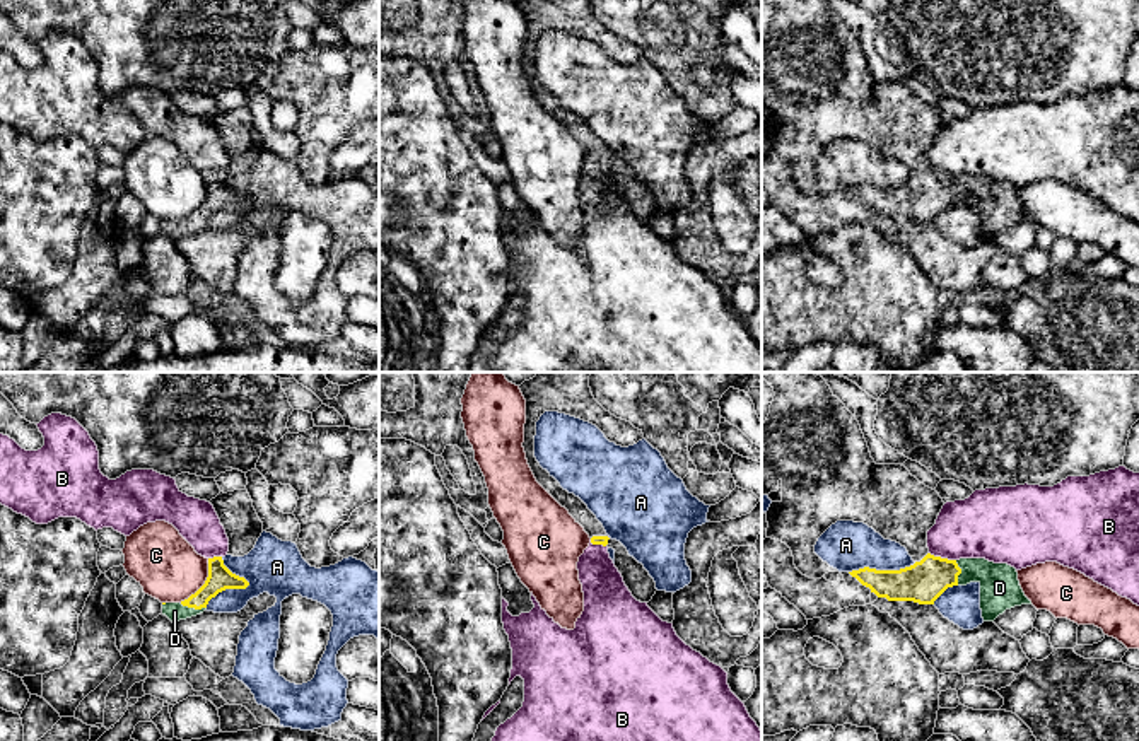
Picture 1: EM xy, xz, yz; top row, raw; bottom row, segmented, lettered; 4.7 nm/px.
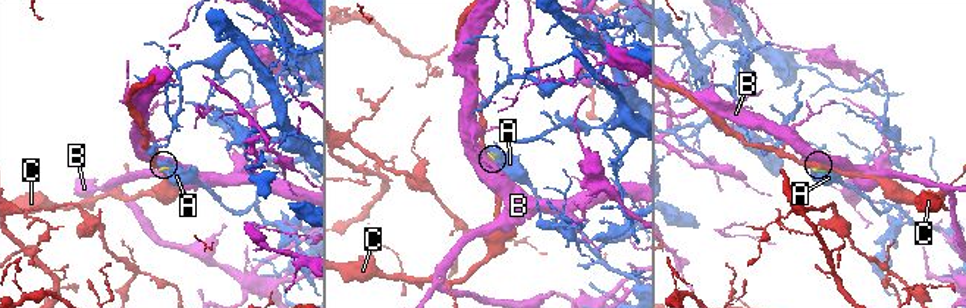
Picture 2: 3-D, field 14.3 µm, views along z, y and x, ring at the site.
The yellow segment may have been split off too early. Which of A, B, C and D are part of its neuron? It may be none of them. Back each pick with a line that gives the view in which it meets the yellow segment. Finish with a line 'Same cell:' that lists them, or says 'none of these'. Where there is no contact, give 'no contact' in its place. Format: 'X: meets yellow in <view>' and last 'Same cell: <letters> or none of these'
D: meets yellow in xy
Same cell: D

